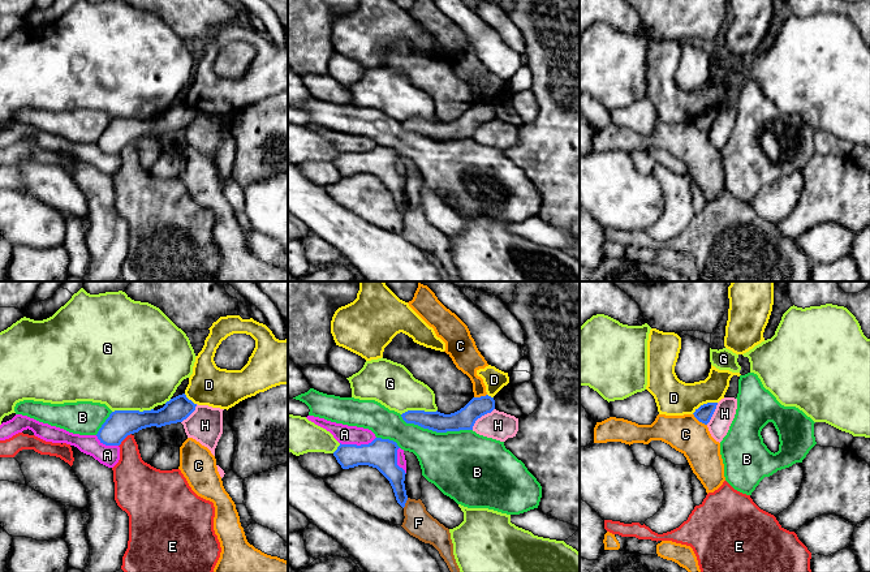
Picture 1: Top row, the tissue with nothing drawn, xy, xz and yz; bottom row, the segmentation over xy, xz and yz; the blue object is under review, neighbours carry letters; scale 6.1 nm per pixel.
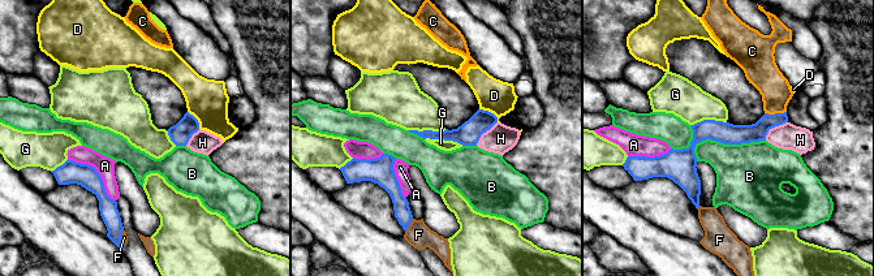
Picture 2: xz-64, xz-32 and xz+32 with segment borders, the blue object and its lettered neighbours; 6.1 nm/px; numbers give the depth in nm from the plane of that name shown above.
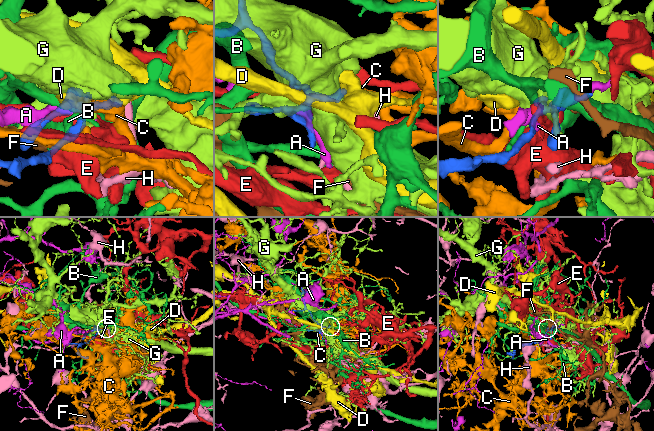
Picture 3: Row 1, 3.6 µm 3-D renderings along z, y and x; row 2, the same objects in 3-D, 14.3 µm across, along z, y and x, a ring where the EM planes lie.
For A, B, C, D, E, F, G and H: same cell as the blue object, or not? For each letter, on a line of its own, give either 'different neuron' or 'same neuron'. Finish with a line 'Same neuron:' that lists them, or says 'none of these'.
A: different neuron
B: different neuron
C: different neuron
D: different neuron
E: different neuron
F: different neuron
G: different neuron
H: different neuron
Same neuron: none of these

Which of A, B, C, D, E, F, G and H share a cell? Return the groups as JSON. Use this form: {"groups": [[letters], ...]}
{"groups": [["A"], ["B"], ["C"], ["D"], ["E"], ["F"], ["G"], ["H"]]}

